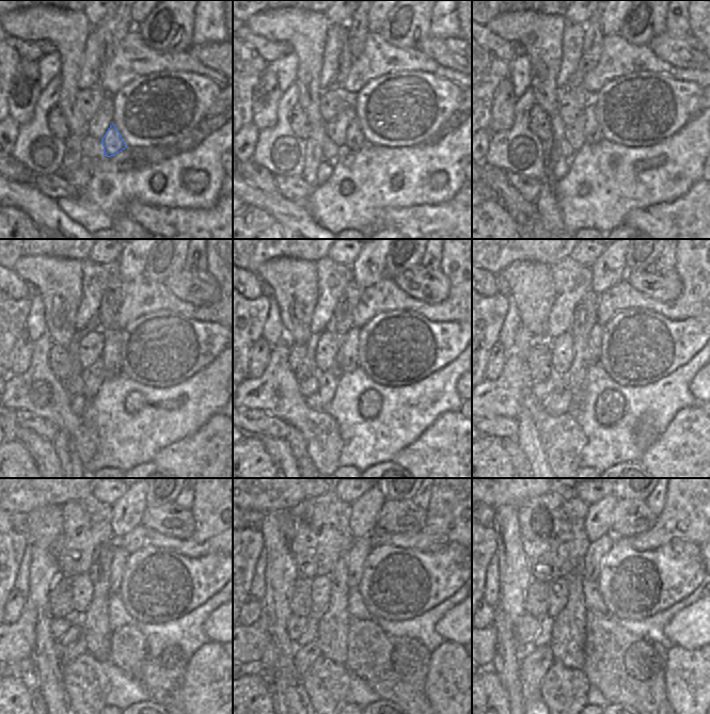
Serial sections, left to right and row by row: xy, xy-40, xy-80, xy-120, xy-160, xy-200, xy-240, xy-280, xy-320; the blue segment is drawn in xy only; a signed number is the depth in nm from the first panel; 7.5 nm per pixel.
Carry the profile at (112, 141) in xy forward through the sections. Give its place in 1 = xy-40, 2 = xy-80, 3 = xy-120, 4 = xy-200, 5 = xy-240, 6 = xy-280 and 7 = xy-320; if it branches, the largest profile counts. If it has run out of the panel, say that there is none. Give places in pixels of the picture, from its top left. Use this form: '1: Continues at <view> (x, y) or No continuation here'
1: Continues at xy-40 (354, 140)
2: Continues at xy-80 (593, 133)
3: Continues at xy-120 (110, 356)
4: Continues at xy-200 (594, 346)
5: Continues at xy-240 (120, 556)
6: Continues at xy-280 (356, 556)
7: Continues at xy-320 (590, 566)

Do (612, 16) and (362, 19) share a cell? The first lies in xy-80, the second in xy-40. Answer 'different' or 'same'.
different

